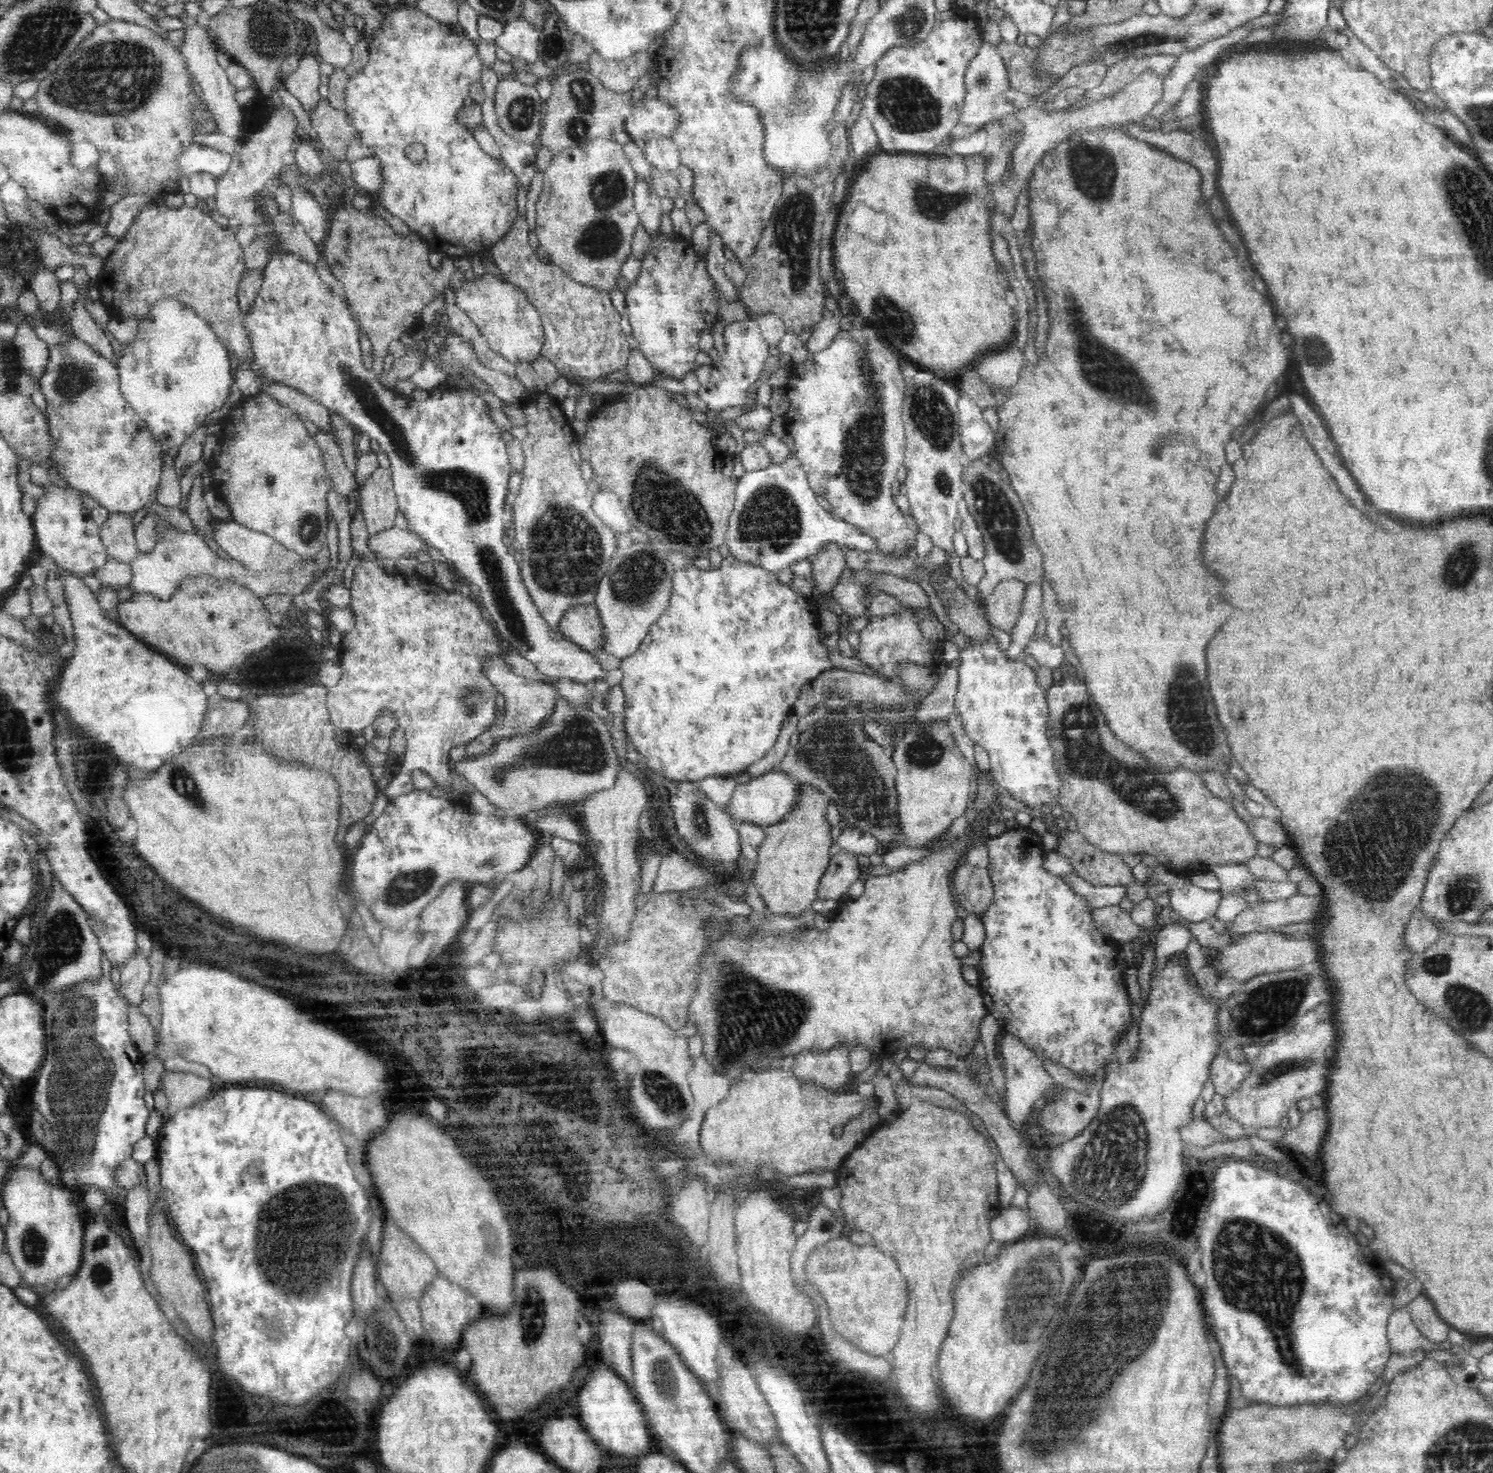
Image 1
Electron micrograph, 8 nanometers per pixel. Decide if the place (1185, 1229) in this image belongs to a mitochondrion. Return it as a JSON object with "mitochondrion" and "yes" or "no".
{"mitochondrion":"no"}

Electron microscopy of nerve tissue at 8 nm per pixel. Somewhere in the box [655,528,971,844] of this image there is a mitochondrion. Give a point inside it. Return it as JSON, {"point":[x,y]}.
{"point":[829,750]}

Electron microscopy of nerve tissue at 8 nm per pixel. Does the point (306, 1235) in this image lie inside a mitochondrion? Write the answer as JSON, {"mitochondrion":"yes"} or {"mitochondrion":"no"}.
{"mitochondrion":"yes"}

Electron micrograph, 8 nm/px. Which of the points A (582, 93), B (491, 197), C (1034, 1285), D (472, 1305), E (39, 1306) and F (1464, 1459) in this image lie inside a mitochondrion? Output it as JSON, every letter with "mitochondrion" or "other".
{"A":"mitochondrion","B":"other","C":"mitochondrion","D":"other","E":"other","F":"mitochondrion"}

